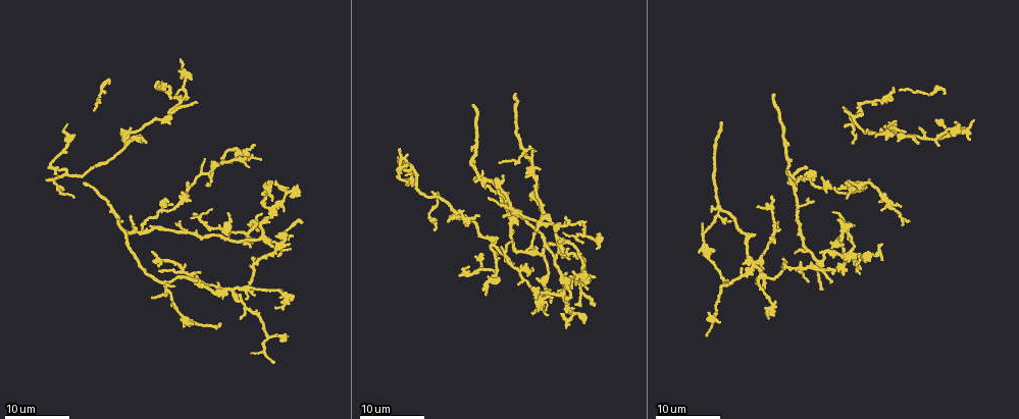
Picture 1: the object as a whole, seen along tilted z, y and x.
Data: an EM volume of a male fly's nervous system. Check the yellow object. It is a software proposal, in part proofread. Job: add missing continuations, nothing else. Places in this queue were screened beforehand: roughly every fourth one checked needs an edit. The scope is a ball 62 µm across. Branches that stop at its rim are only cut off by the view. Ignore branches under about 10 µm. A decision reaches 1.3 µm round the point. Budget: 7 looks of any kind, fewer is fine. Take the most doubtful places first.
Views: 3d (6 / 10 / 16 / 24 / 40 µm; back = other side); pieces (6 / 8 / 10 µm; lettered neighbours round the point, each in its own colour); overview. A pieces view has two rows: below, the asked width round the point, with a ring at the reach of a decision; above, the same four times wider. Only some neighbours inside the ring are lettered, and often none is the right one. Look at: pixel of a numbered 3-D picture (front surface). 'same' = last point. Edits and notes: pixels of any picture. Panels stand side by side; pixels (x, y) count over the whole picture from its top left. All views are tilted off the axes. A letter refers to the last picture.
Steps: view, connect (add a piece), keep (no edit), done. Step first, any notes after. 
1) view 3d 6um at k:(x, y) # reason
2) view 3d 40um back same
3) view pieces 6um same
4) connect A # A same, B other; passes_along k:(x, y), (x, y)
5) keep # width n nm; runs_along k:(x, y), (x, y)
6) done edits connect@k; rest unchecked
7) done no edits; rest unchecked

view 3d 16um at 1:(831, 272) # an open end

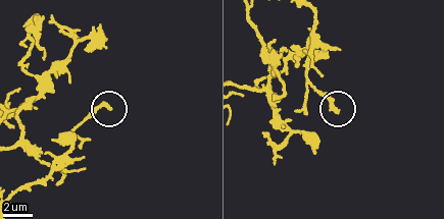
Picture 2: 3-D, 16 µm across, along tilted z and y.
view pieces 6um at 2:(111, 108)

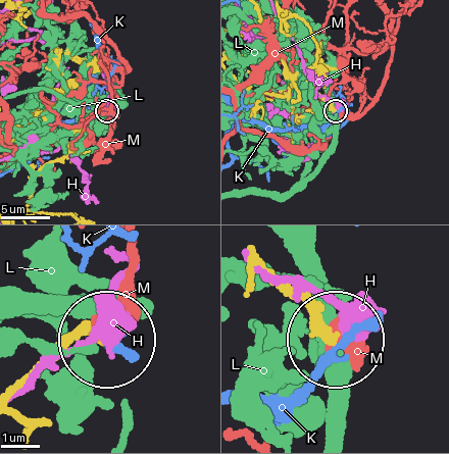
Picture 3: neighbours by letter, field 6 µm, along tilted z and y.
keep # width 280 nm; H other, K other, L other, M other; none of them fits

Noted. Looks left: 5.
view 3d 24um at 1:(567, 298) # branch stops here

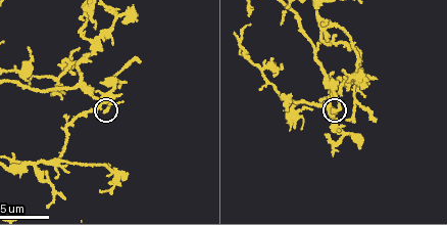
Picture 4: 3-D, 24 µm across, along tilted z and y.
view pieces 8um at 4:(105, 110)

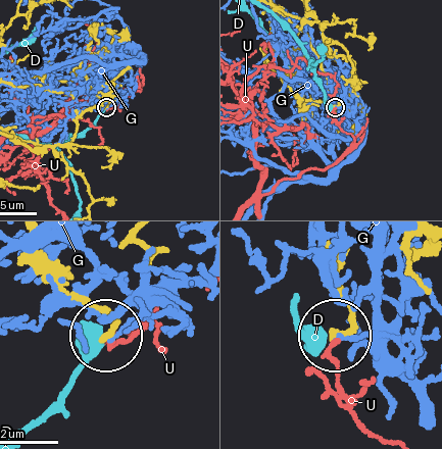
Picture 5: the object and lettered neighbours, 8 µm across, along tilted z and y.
keep # width 220 nm; D other, G other, U other; runs_along 5:(45, 273), (103, 310), (108, 334); none of them fits

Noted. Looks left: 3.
view 3d 16um at 1:(472, 180) # tapers out

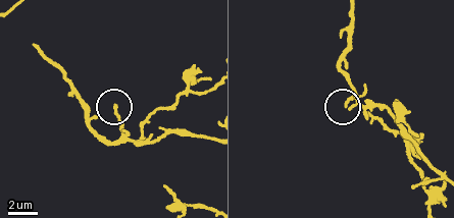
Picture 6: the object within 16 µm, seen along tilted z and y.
view pieces 8um at 6:(343, 105)

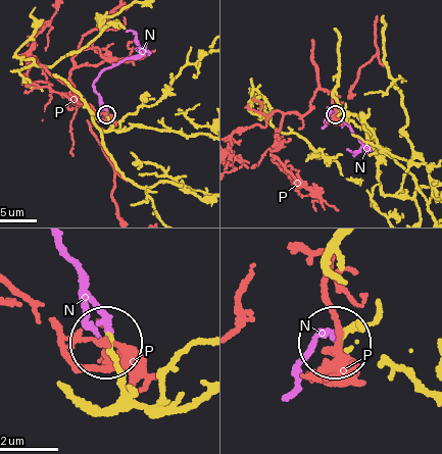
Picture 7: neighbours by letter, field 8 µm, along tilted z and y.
connect N # N same, P other; passes_along 7:(345, 118), (329, 108), (363, 145), (354, 155), (347, 150); the neuron continues

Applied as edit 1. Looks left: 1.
view pieces 10um at 4:(325, 135) # an open end

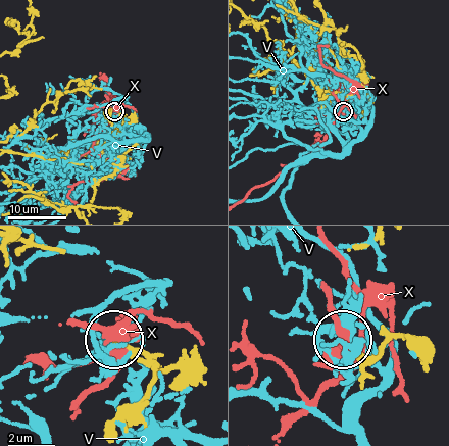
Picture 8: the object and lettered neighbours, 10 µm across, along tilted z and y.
keep # V other, X other; no lettered piece goes on from it

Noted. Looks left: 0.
done edits connect@7; rest unchecked

